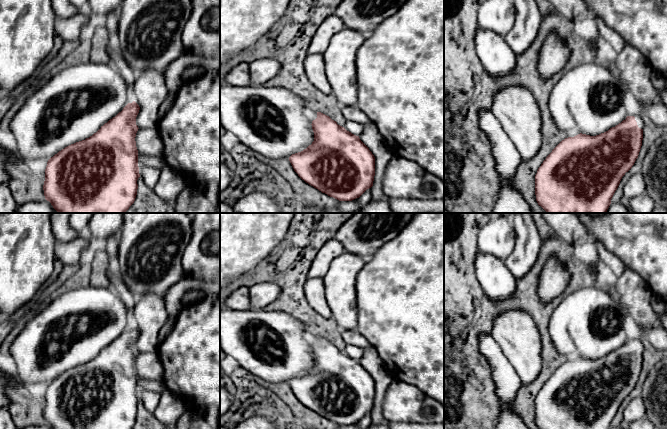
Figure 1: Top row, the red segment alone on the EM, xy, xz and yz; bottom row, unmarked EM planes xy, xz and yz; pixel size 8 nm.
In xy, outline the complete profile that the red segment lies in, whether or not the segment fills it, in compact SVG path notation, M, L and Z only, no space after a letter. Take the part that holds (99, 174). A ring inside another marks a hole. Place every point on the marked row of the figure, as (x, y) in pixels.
M133 101L89 138L71 144L53 157L45 169L44 196L58 213L125 213L134 203L140 177L136 147L136 117L139 105Z

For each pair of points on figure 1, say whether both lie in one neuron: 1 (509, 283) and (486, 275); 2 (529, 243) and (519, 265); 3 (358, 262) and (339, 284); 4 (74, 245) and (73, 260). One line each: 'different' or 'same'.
1: same
2: same
3: same
4: same

